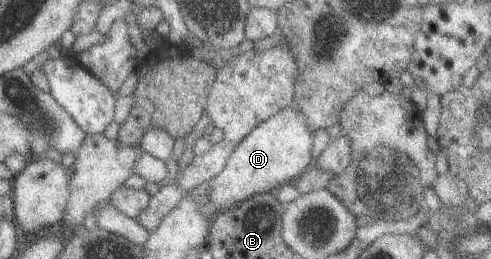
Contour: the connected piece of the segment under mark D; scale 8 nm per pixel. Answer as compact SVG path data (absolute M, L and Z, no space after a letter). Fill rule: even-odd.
M284 107L275 115L256 125L233 148L225 165L208 184L208 204L216 212L224 211L253 194L273 193L282 185L296 180L302 171L312 165L310 154L313 134L306 128L302 113Z

